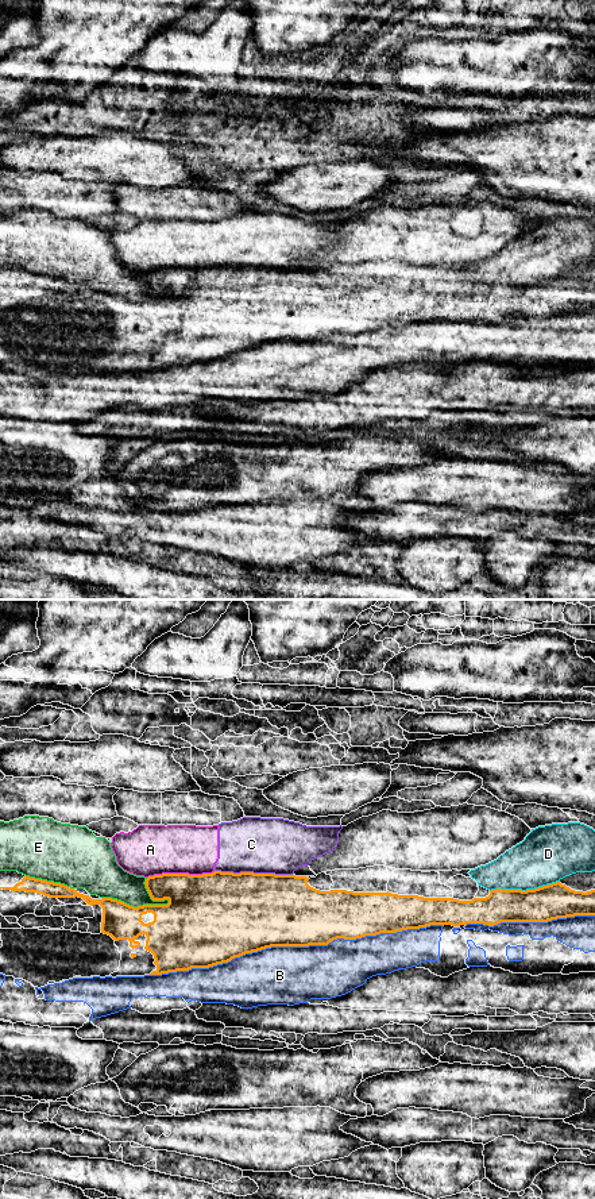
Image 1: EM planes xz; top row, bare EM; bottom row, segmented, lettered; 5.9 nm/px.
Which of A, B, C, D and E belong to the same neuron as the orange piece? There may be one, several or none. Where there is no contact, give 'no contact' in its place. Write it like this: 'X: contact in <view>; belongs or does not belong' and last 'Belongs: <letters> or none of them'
A: contact in xz; does not belong
B: contact in xz; does not belong
C: contact in xz; does not belong
D: contact in xz; does not belong
E: contact in xz; does not belong
Belongs: none of them

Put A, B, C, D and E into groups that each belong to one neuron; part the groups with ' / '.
A C / B / D / E

